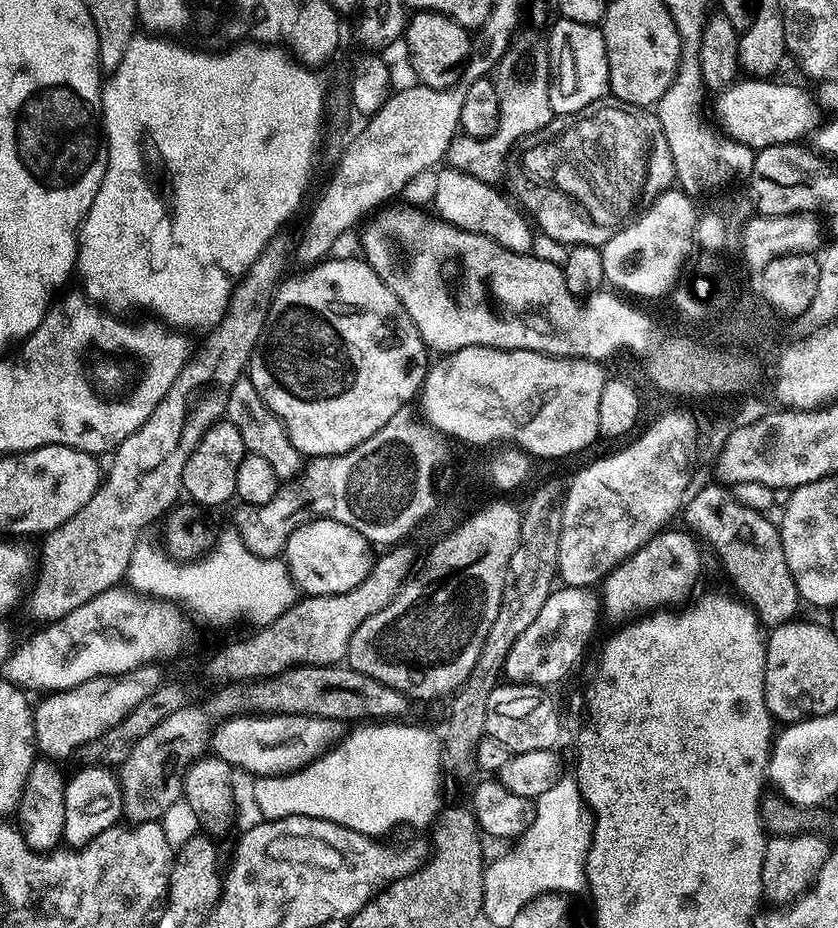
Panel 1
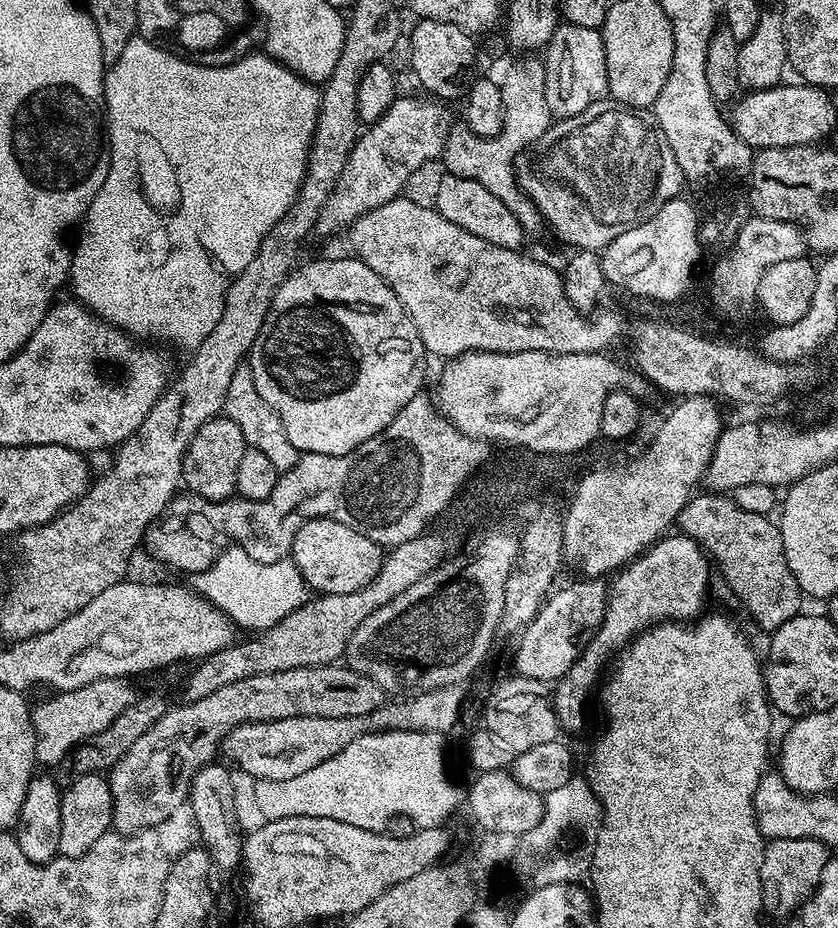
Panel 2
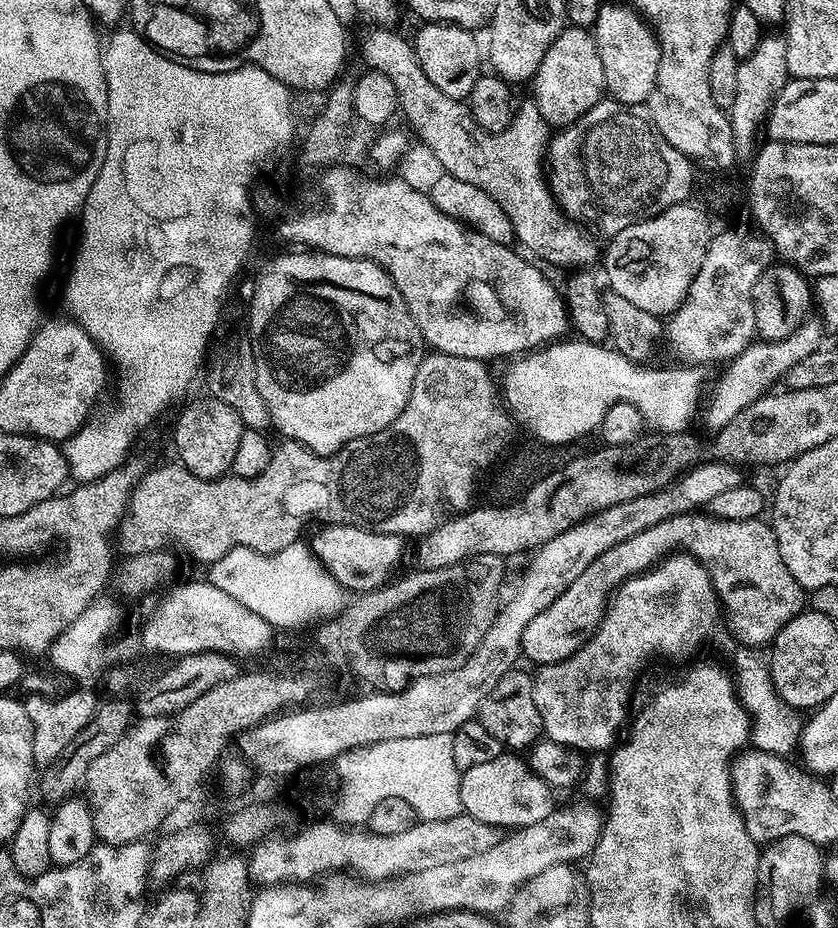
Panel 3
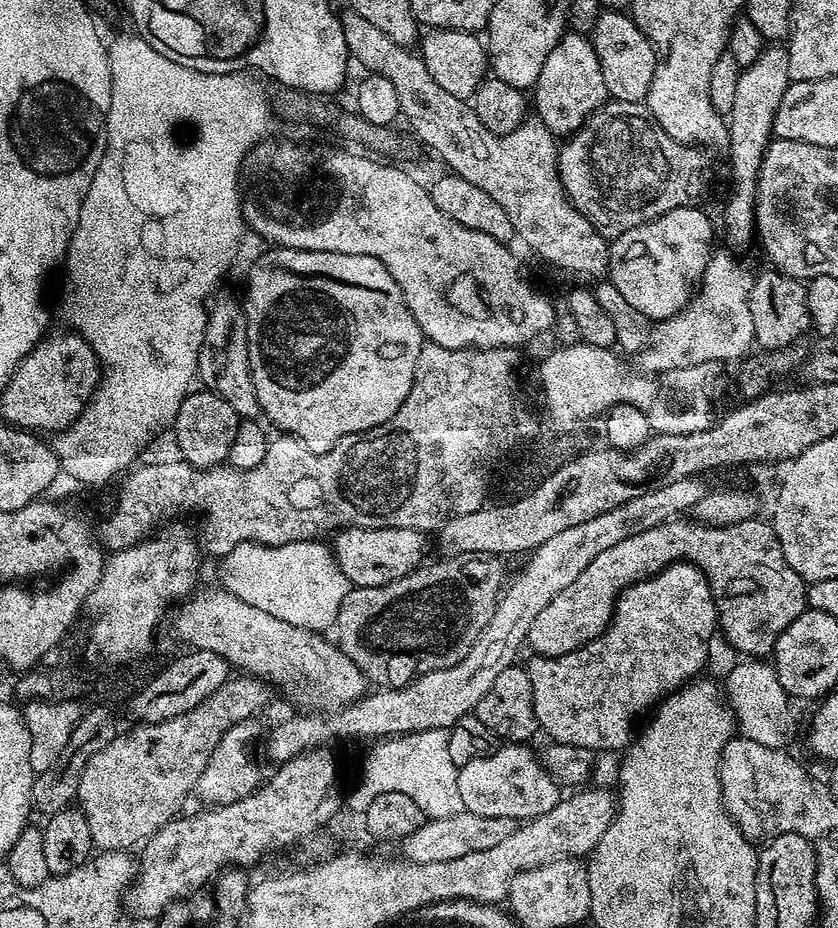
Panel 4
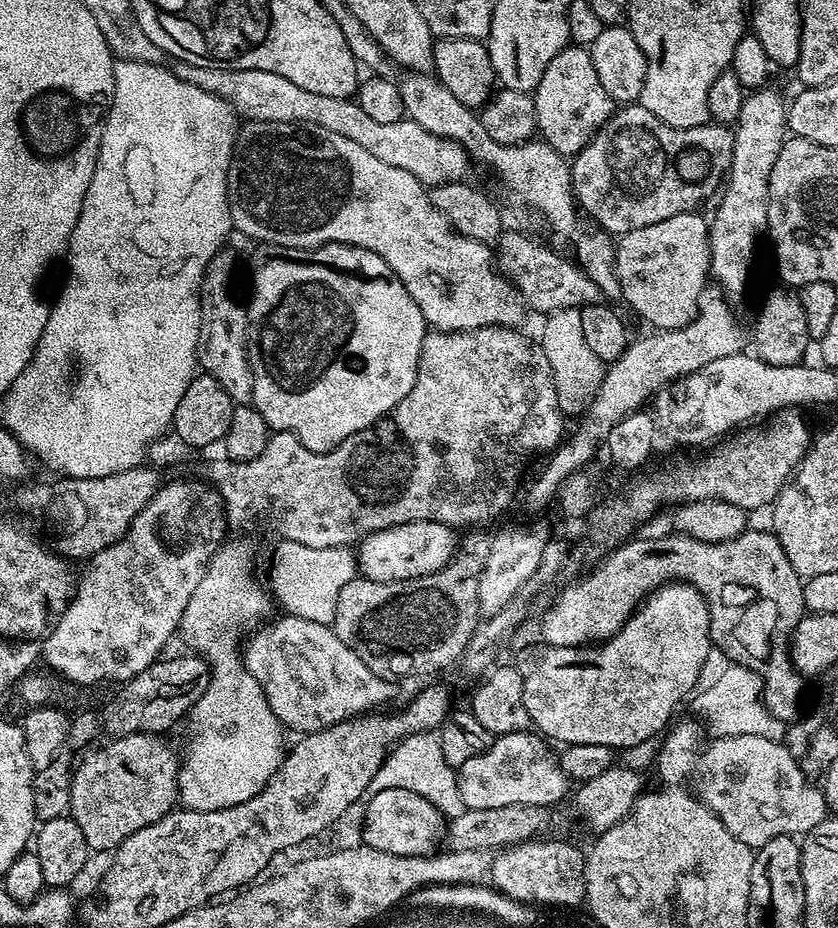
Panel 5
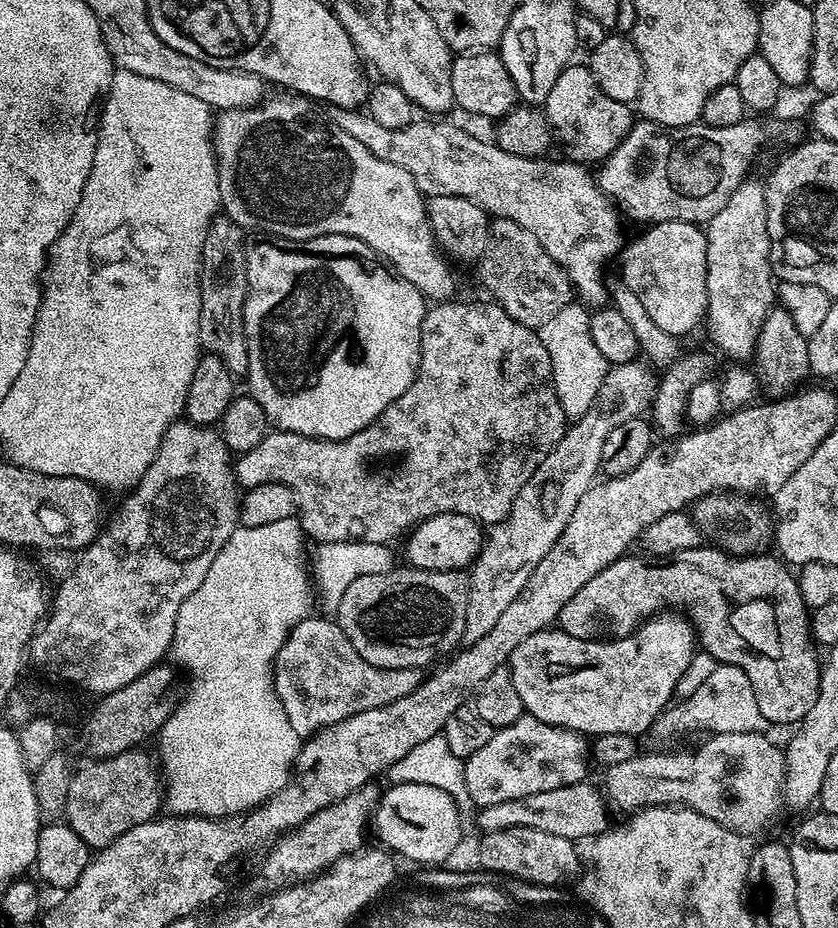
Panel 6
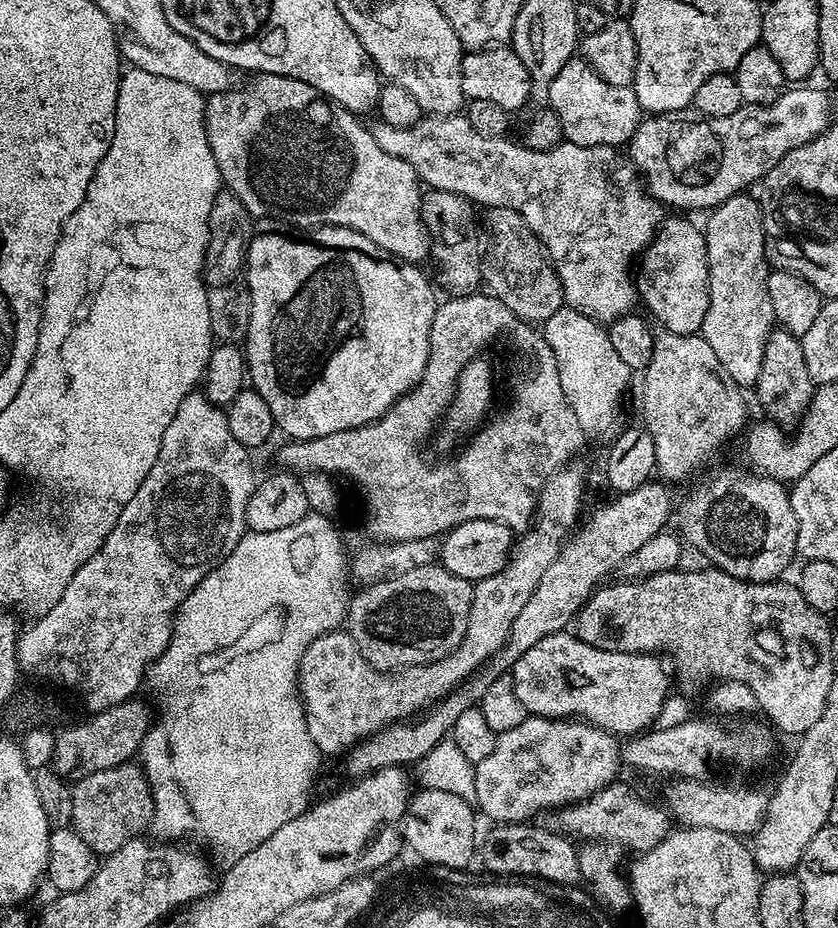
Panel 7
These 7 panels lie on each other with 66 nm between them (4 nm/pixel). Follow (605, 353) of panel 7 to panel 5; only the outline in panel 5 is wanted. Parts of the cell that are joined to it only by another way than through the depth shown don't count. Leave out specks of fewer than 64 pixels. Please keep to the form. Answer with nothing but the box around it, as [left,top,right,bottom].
[538,308,605,414]

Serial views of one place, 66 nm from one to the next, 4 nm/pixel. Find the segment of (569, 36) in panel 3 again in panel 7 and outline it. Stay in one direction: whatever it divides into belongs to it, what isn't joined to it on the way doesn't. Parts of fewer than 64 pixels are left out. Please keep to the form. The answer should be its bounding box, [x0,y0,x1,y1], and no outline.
[546,58,642,150]

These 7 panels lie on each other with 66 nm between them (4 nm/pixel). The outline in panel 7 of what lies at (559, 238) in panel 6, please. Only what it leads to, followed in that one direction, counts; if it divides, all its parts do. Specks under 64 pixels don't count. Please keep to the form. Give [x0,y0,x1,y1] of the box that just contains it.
[371,114,666,322]

